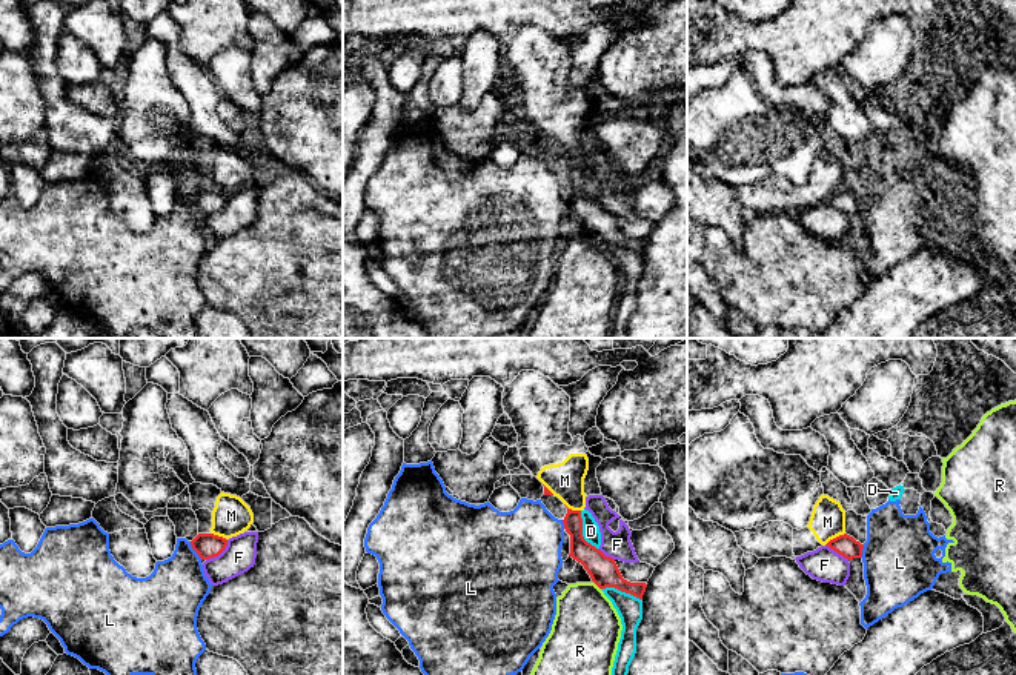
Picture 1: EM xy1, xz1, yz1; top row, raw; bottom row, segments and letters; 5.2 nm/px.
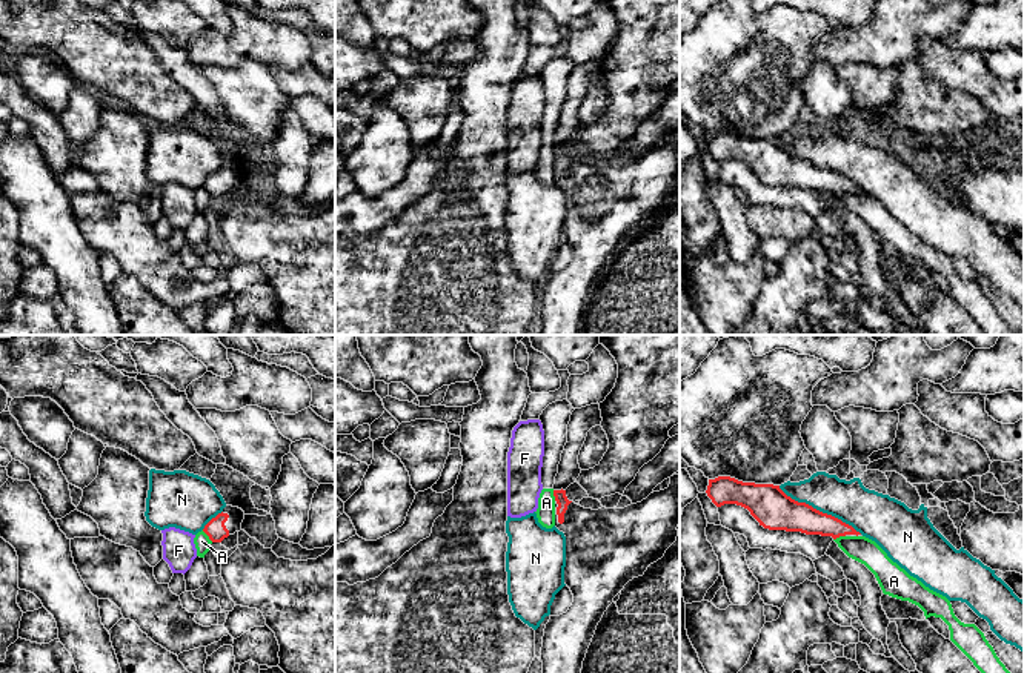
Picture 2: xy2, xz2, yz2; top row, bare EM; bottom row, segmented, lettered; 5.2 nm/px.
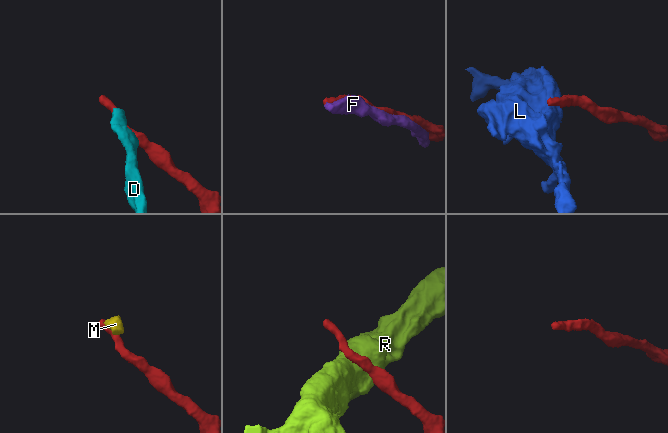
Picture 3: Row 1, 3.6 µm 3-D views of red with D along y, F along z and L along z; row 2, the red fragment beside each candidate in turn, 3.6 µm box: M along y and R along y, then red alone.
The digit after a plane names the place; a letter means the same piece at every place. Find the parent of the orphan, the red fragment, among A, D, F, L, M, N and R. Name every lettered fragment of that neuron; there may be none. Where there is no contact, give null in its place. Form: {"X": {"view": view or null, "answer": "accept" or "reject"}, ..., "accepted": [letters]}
{"A": {"view": "xy2", "answer": "reject"}, "D": {"view": "xz1", "answer": "reject"}, "F": {"view": "xy1", "answer": "reject"}, "L": {"view": "xy1", "answer": "reject"}, "M": {"view": "yz1", "answer": "reject"}, "N": {"view": "yz2", "answer": "reject"}, "R": {"view": "xz1", "answer": "reject"}, "accepted": []}

